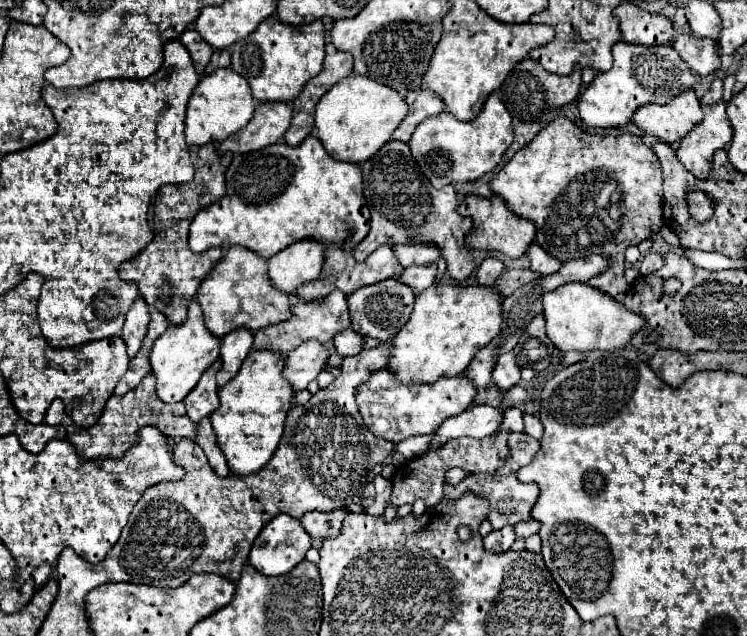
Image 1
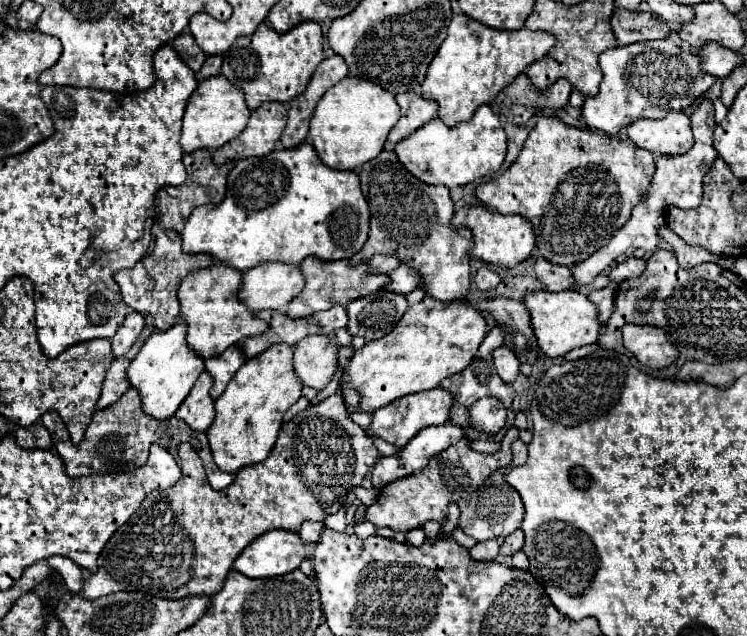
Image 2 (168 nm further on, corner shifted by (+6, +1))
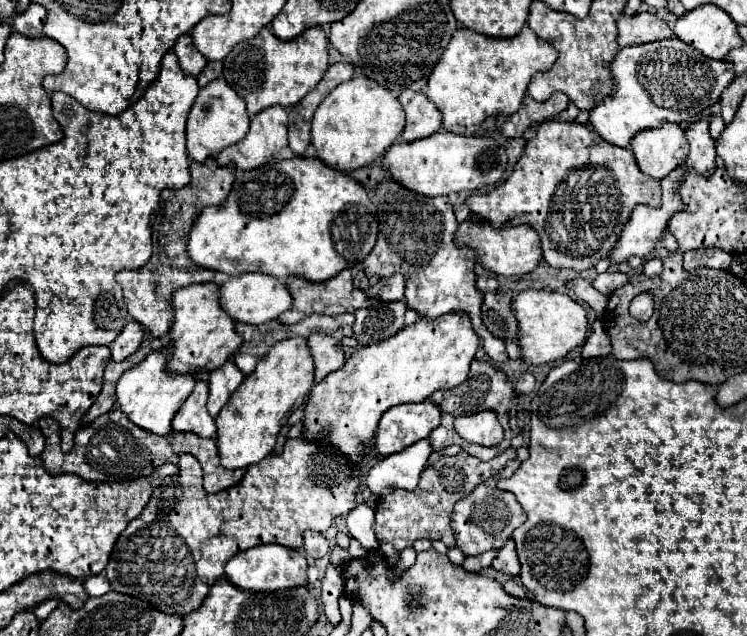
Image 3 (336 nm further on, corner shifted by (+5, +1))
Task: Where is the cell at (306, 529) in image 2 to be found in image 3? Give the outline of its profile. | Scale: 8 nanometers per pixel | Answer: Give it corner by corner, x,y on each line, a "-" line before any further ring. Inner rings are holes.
306,532
304,534
304,552
310,558
322,558
330,552
330,542
320,532

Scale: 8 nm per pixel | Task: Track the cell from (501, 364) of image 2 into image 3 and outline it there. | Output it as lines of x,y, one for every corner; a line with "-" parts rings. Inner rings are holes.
390,176
378,184
372,198
378,206
378,220
380,220
380,234
374,250
364,260
364,272
368,276
390,278
394,274
402,274
406,278
406,304
420,318
434,320
448,312
466,312
472,320
474,332
482,340
482,348
486,354
498,362
508,362
506,346
502,340
488,334
486,326
480,318
482,306
482,292
476,288
476,252
472,248
456,248
454,234
458,230
458,220
454,216
452,204
446,196
426,198
416,192
406,190

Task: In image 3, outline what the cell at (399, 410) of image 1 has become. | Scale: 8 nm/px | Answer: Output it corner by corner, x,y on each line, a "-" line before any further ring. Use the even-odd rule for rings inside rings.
428,400
418,404
400,404
384,412
378,424
378,432
374,438
376,452
380,456
396,454
418,440
430,436
430,432
440,424
438,406

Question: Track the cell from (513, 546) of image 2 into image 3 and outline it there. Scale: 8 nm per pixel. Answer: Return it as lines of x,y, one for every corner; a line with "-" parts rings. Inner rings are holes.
508,540
504,544
502,550
498,550
496,558
492,560
492,568
510,576
518,576
520,574
520,562
516,556
516,548
514,548
514,540

